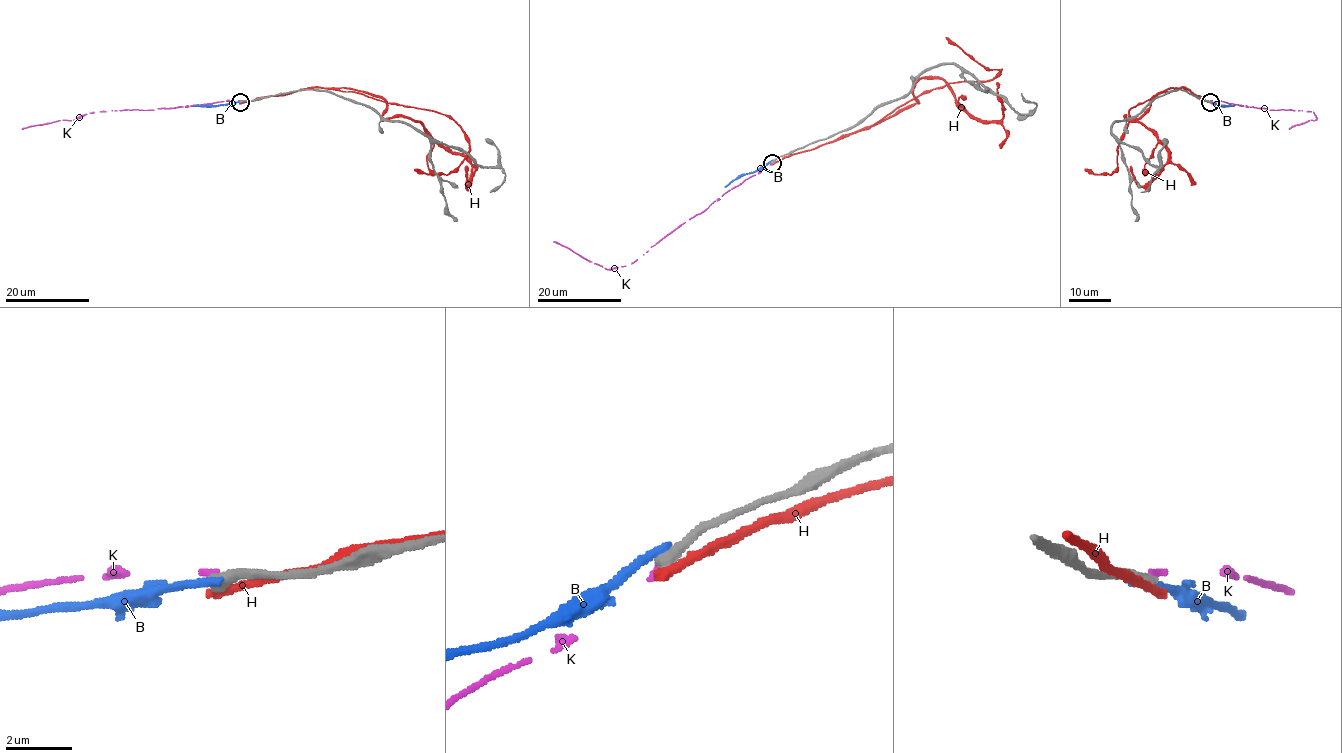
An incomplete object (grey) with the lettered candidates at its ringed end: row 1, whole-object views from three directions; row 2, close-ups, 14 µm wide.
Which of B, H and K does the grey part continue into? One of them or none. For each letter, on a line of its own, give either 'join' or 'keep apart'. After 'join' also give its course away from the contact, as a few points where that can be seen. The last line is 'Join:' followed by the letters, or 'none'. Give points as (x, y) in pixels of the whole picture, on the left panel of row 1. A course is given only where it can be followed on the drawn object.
B: keep apart
H: keep apart
K: keep apart
Join: none

